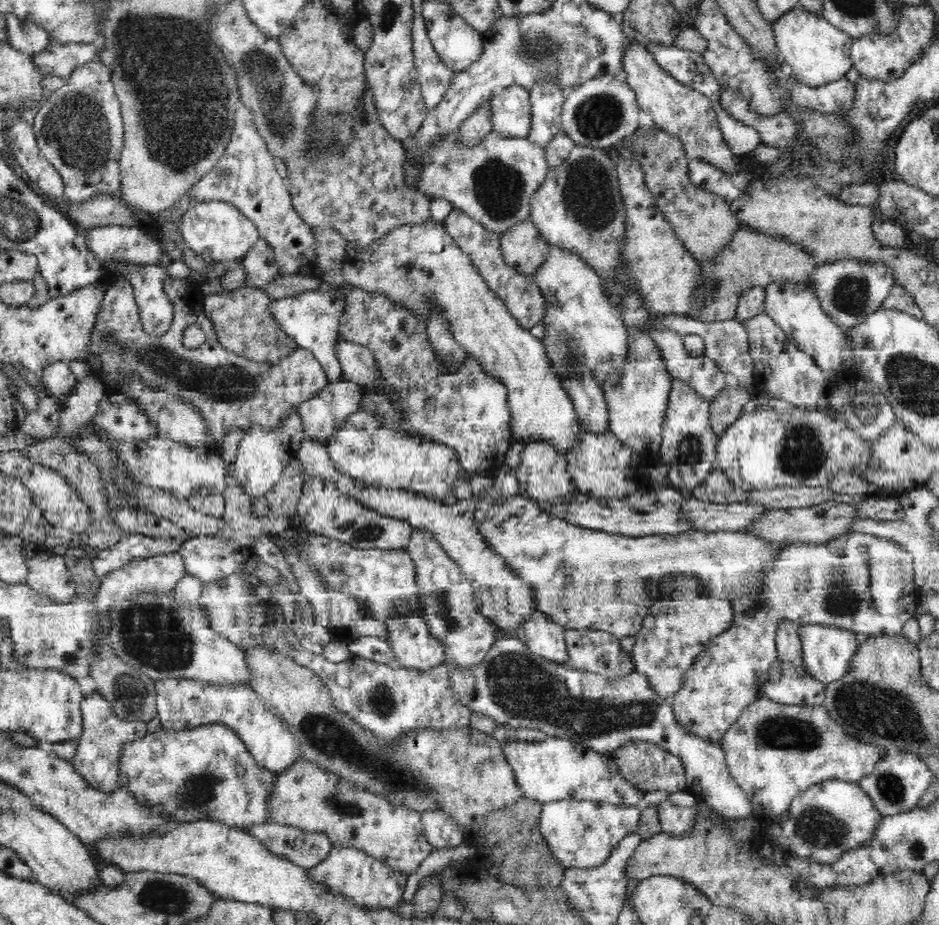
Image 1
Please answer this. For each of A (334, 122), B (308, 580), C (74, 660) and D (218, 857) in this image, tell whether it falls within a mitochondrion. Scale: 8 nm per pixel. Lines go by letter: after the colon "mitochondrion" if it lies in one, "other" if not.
A: mitochondrion
B: other
C: mitochondrion
D: other

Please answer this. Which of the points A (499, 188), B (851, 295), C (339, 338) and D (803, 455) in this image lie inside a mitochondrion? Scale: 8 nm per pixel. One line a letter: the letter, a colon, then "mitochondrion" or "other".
A: mitochondrion
B: mitochondrion
C: other
D: mitochondrion

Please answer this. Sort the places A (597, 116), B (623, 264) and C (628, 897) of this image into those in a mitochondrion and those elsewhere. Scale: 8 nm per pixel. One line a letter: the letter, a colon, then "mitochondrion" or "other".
A: mitochondrion
B: other
C: other

